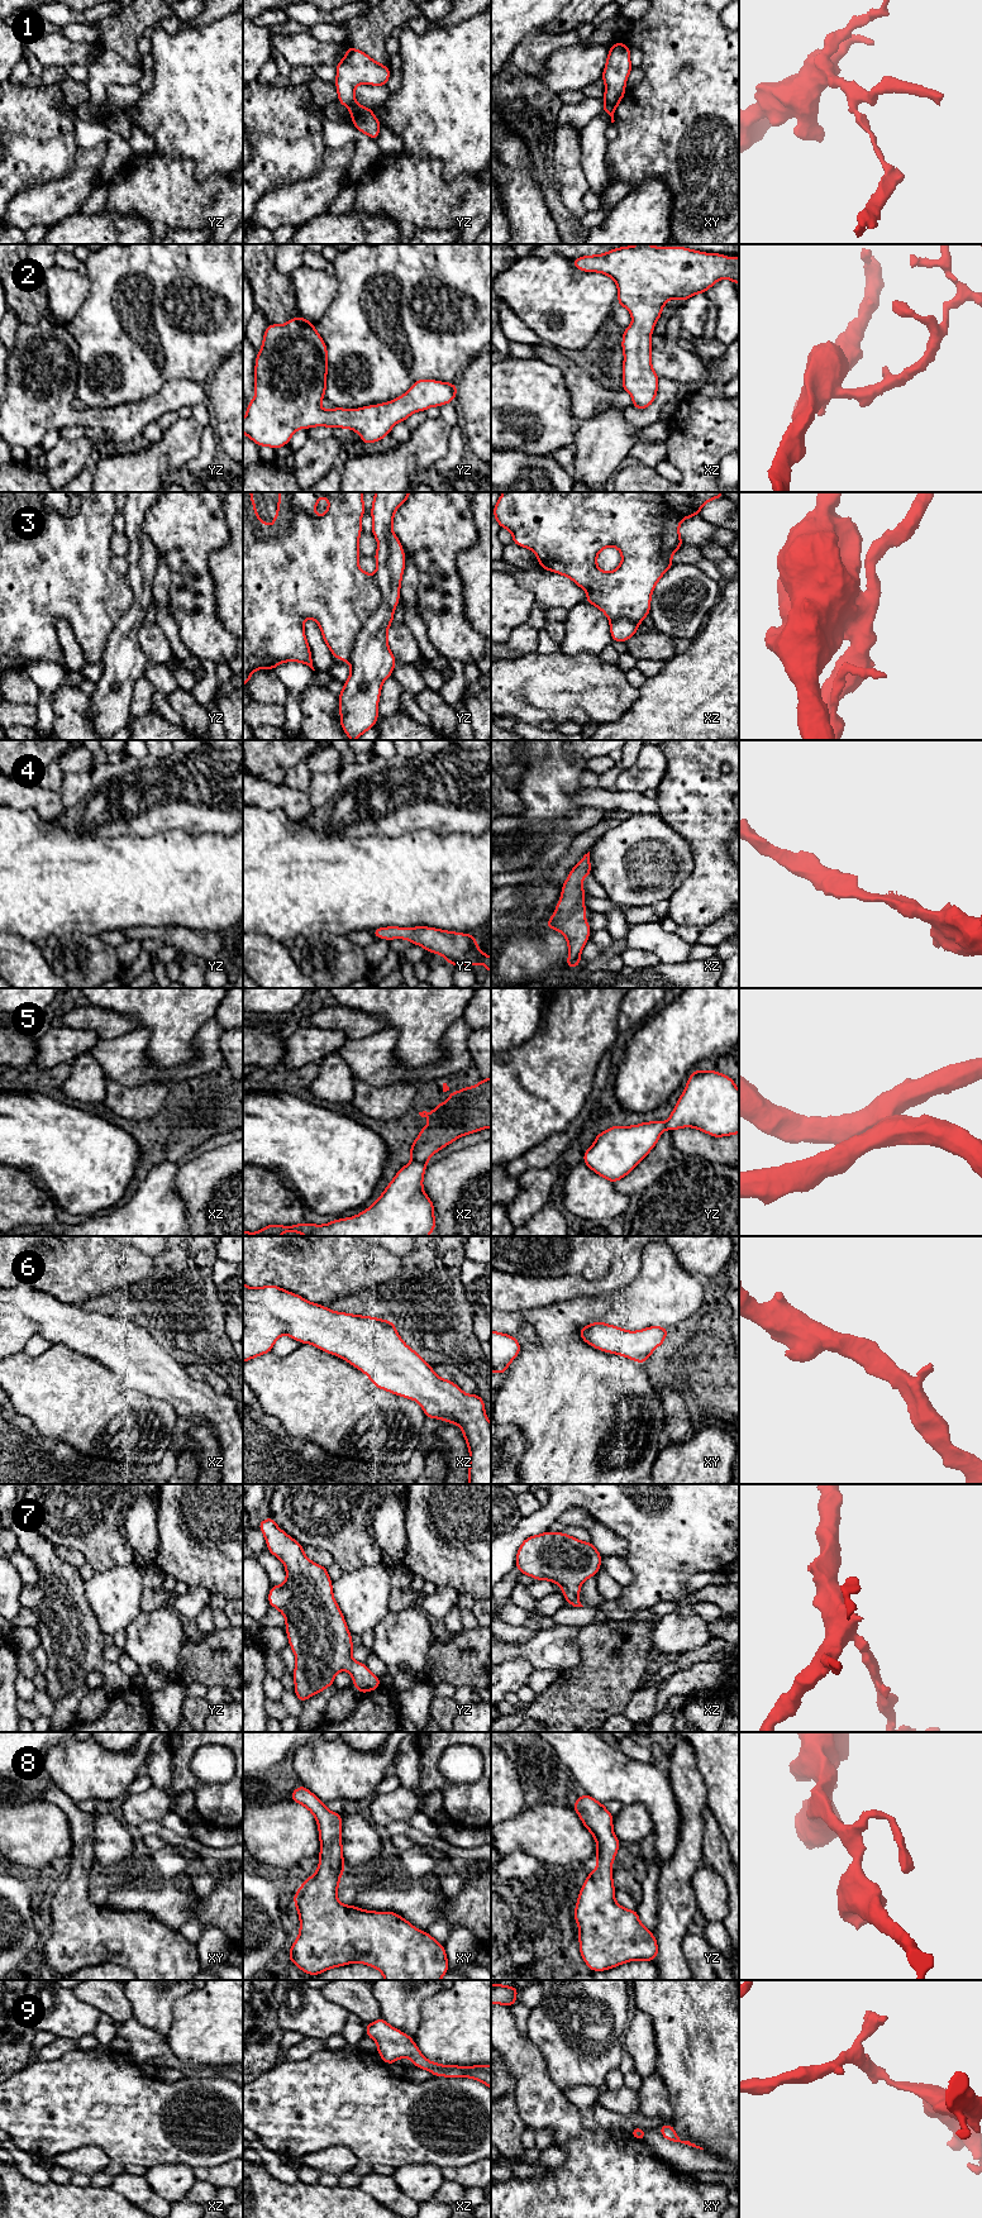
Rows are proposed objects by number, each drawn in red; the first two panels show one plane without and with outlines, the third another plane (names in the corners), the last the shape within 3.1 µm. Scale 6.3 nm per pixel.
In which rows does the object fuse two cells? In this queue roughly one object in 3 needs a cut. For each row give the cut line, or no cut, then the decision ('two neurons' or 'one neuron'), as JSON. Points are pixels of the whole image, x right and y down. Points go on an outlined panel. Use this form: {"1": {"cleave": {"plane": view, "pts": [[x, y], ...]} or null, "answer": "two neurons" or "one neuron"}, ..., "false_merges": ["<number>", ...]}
{"1": {"cleave": {"plane": "xy", "pts": [[605, 101], [616, 106]]}, "answer": "two neurons"}, "2": {"cleave": null, "answer": "one neuron"}, "3": {"cleave": {"plane": "yz", "pts": [[373, 576], [380, 592], [380, 604], [360, 629], [347, 661]]}, "answer": "two neurons"}, "4": {"cleave": null, "answer": "one neuron"}, "5": {"cleave": {"plane": "xz", "pts": [[414, 1160], [425, 1163]]}, "answer": "two neurons"}, "6": {"cleave": null, "answer": "one neuron"}, "7": {"cleave": null, "answer": "one neuron"}, "8": {"cleave": null, "answer": "one neuron"}, "9": {"cleave": null, "answer": "one neuron"}, "false_merges": ["1", "3", "5"]}

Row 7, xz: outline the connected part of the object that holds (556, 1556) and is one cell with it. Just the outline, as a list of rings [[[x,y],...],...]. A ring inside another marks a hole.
[[[547,1531],[521,1542],[515,1566],[535,1580],[559,1584],[569,1606],[583,1607],[580,1588],[586,1579],[599,1573],[601,1559],[592,1542],[583,1542],[563,1532]]]

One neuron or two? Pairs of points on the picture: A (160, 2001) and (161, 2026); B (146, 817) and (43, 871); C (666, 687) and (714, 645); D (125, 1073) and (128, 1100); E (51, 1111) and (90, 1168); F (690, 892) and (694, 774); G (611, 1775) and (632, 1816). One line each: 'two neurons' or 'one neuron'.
A: one neuron
B: two neurons
C: one neuron
D: two neurons
E: one neuron
F: one neuron
G: two neurons

